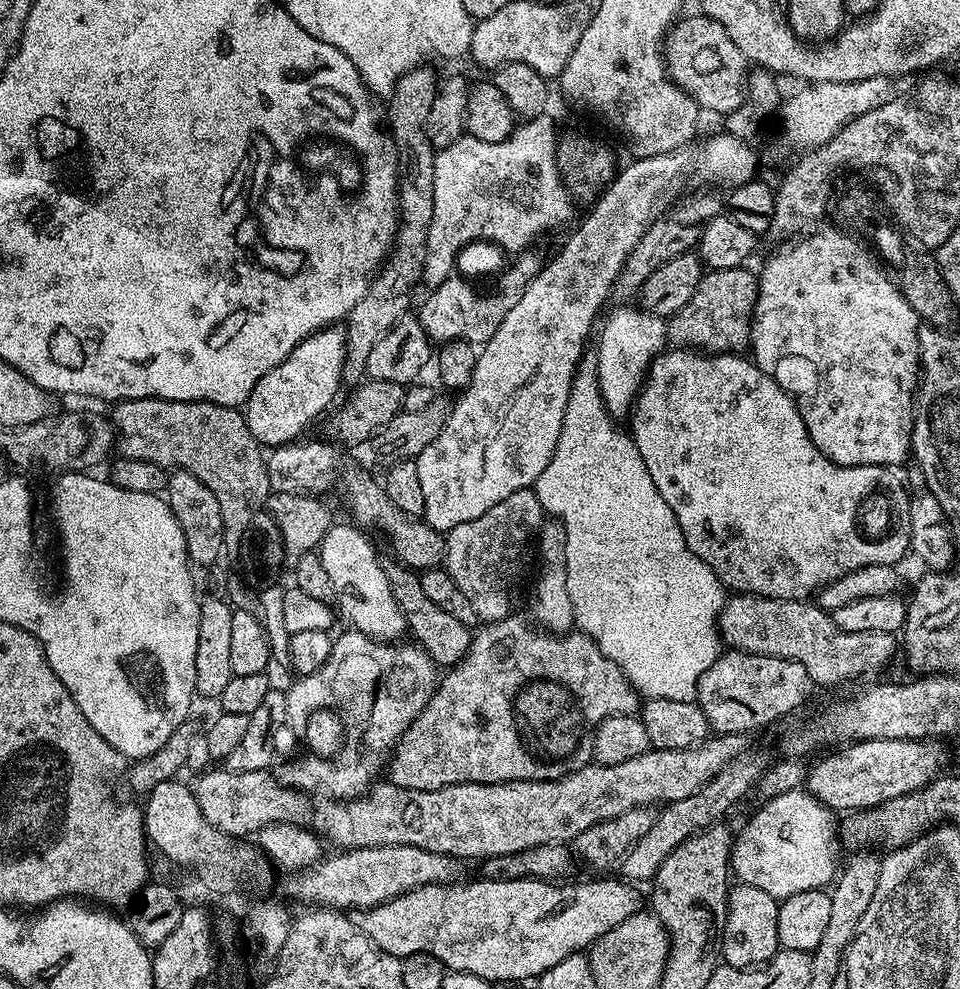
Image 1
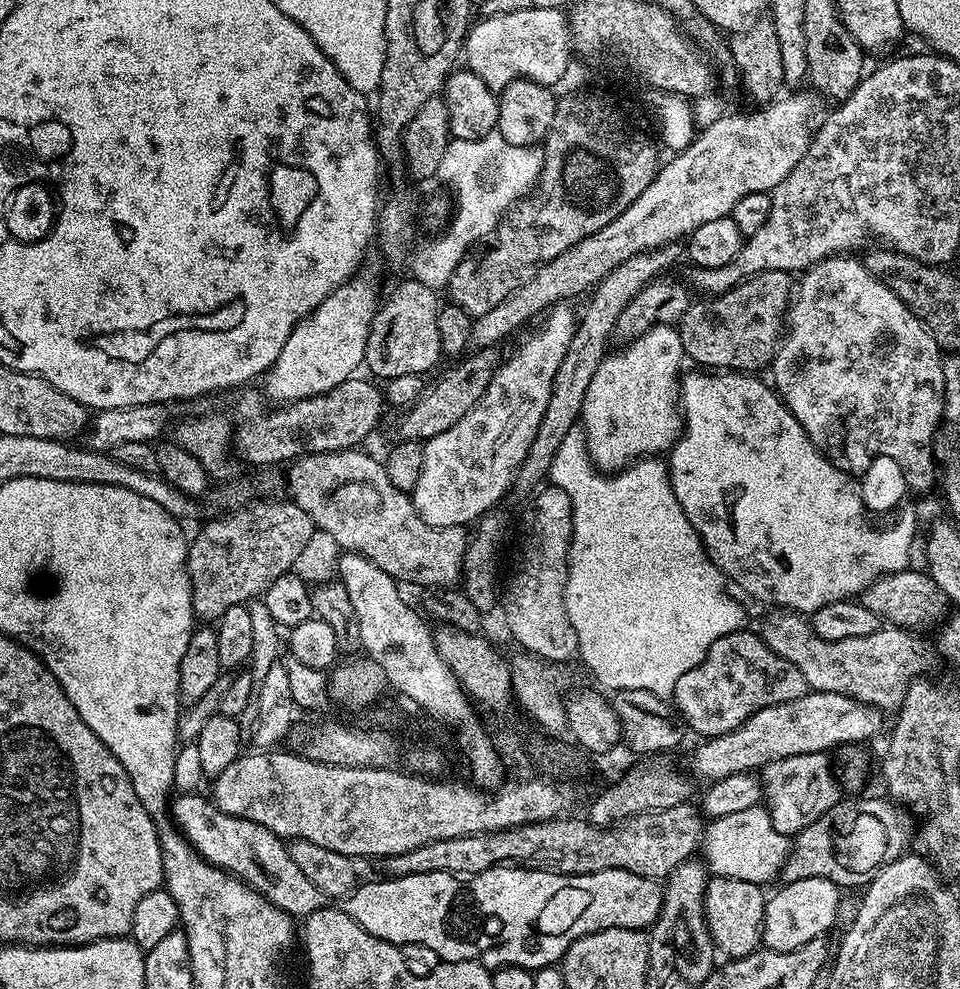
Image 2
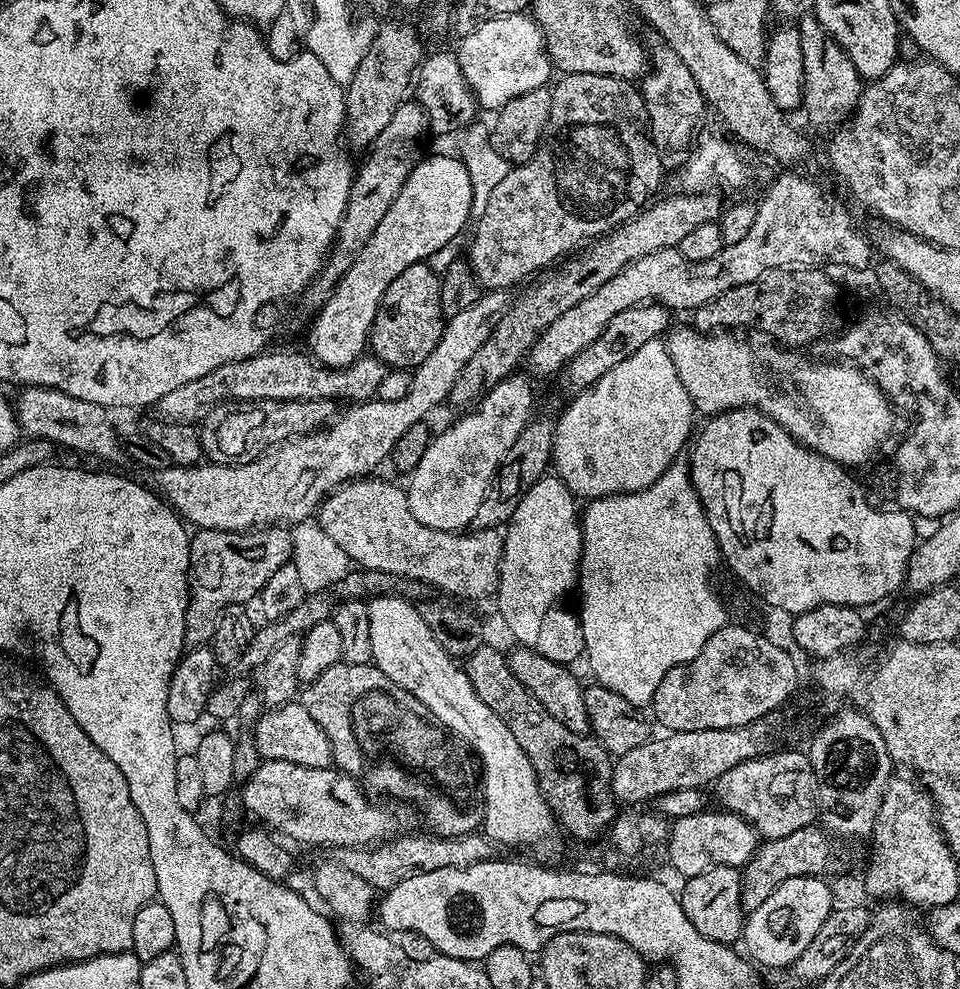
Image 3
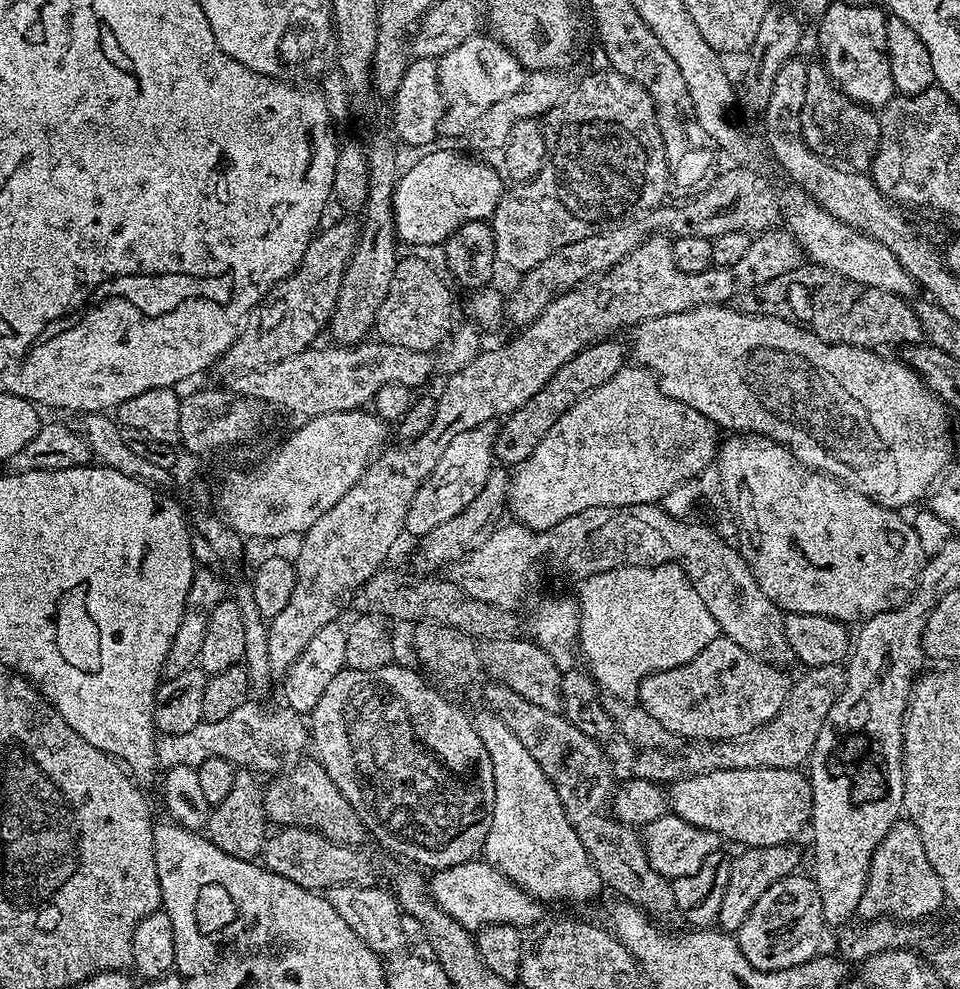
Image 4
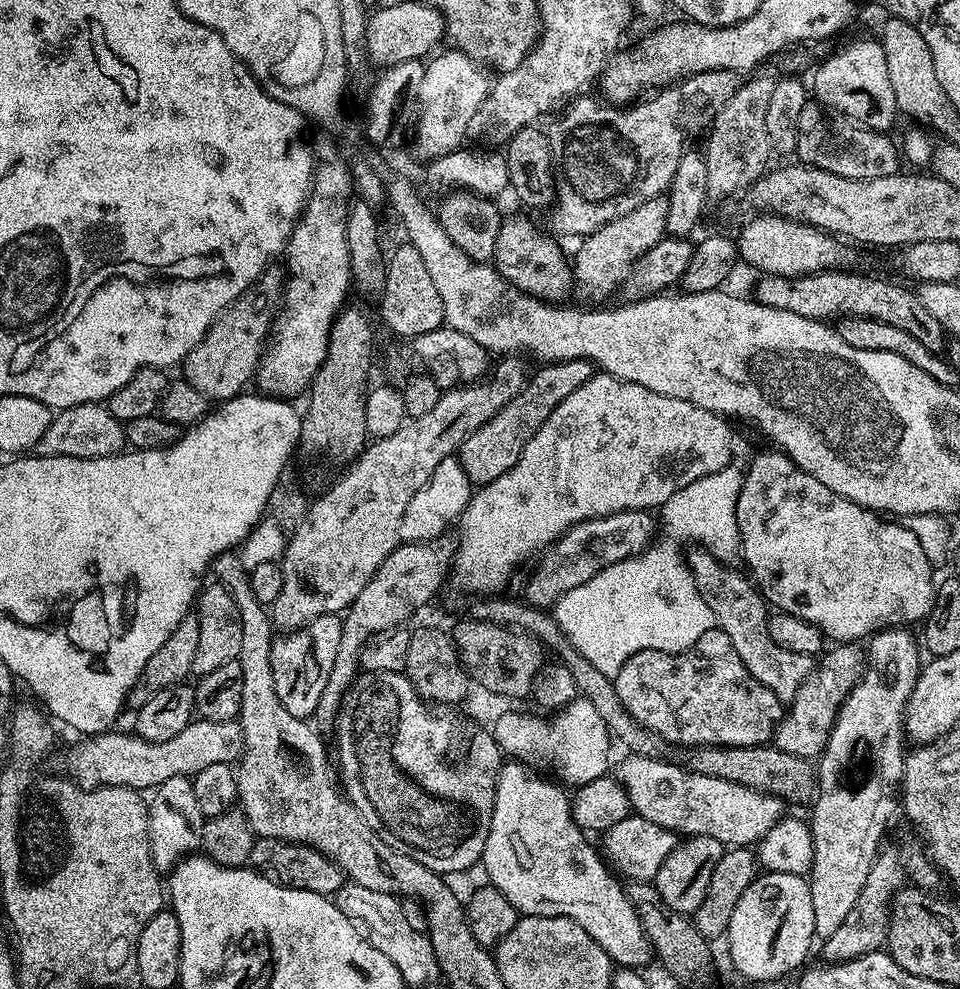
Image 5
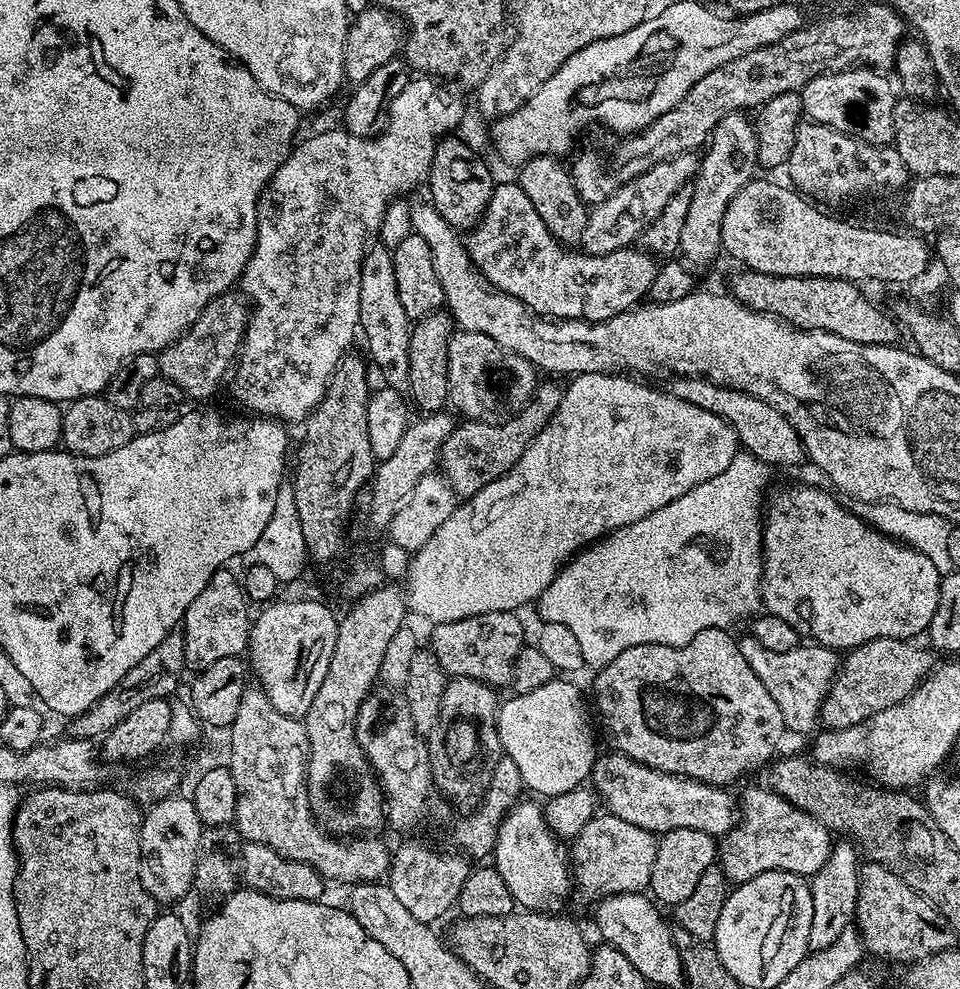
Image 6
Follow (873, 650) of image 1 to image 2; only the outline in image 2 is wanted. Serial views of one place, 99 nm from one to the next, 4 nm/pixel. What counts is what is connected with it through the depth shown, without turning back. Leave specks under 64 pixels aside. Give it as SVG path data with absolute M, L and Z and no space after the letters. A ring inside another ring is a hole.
M776 615L780 616L762 629L766 646L786 658L786 662L794 662L813 692L842 694L885 713L895 713L908 695L910 685L928 668L927 646L907 628L882 626L874 634L866 634L866 638L826 642L826 638L814 634L811 623L803 615Z

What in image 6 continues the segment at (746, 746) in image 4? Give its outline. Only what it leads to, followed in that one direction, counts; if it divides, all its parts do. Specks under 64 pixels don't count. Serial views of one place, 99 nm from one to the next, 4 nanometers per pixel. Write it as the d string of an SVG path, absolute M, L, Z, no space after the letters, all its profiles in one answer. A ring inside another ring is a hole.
M871 639L862 646L851 649L842 660L839 672L832 682L832 688L824 704L820 707L820 720L825 729L848 728L852 724L861 724L863 720L871 720L878 710L886 710L886 706L894 706L902 702L933 671L935 655L927 648L920 648L914 642L900 639Z

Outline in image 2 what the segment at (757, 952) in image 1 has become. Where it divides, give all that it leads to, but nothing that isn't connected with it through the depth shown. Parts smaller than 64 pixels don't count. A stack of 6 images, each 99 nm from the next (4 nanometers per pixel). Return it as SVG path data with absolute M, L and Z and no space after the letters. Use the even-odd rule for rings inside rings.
M712 876L709 879L704 895L704 917L712 943L721 957L737 960L761 947L765 903L766 892L759 884L725 876Z

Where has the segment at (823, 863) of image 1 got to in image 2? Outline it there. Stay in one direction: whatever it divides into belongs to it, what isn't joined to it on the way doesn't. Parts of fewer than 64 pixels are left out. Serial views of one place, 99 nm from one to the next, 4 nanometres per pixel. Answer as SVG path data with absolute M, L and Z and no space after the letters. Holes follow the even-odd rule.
M757 806L750 810L741 810L739 814L726 814L726 818L707 821L703 837L699 844L703 863L712 876L738 878L742 882L768 886L779 877L790 851L789 837L774 830L767 807Z

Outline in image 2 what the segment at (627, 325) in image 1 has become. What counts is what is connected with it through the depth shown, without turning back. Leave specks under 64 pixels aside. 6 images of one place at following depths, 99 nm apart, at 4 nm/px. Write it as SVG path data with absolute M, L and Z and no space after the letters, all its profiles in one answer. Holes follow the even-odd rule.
M655 324L646 334L621 348L624 348L621 352L613 351L605 355L598 370L594 370L594 378L590 378L590 386L580 411L584 440L588 443L588 457L601 472L609 474L627 468L635 460L667 453L682 431L678 385L682 379L680 363L685 363L686 357L679 331L671 324Z

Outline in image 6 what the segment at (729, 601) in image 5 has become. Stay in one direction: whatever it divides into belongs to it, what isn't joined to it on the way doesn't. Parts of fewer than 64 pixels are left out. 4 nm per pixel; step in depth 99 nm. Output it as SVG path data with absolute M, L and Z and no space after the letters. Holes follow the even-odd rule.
M744 634L744 637L741 635L738 643L742 650L742 658L750 662L754 674L762 678L762 686L770 690L770 698L778 702L785 729L789 733L808 732L818 724L820 707L823 706L836 673L840 670L841 657L833 649L823 646L801 646L792 652L766 650L766 646L762 646L762 642L758 642L750 634Z

